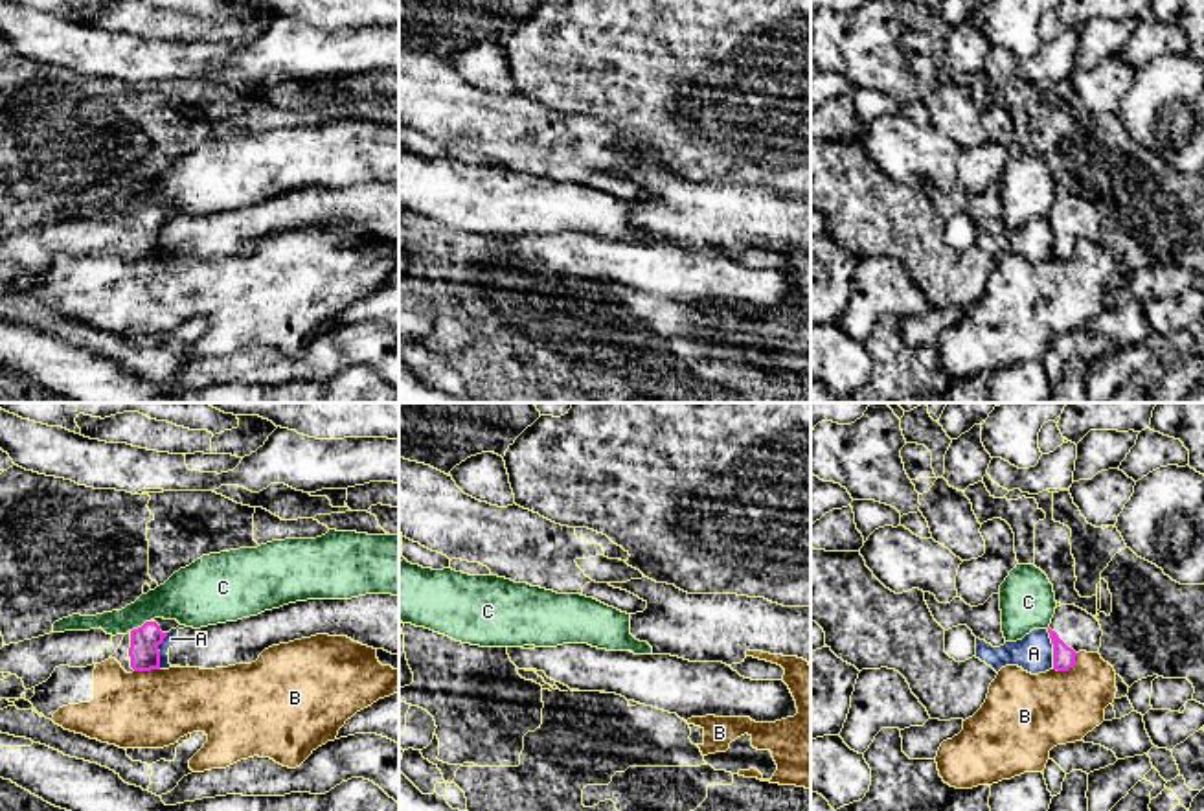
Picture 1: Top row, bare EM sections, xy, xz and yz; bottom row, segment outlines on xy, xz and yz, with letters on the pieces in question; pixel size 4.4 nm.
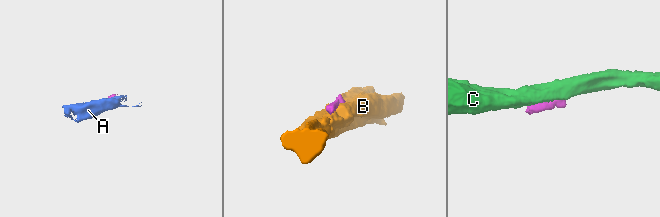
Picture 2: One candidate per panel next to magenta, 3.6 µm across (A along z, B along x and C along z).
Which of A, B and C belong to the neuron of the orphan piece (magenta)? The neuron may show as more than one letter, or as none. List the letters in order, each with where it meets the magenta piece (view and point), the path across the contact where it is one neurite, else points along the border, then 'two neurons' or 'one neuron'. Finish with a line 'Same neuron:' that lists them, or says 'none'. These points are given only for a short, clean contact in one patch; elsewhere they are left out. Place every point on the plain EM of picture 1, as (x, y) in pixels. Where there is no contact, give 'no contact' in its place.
A: contact yz (1054, 238); two neurons
B: contact yz (1068, 256); two neurons
C: contact xy (142, 214); two neurons
Same neuron: none

